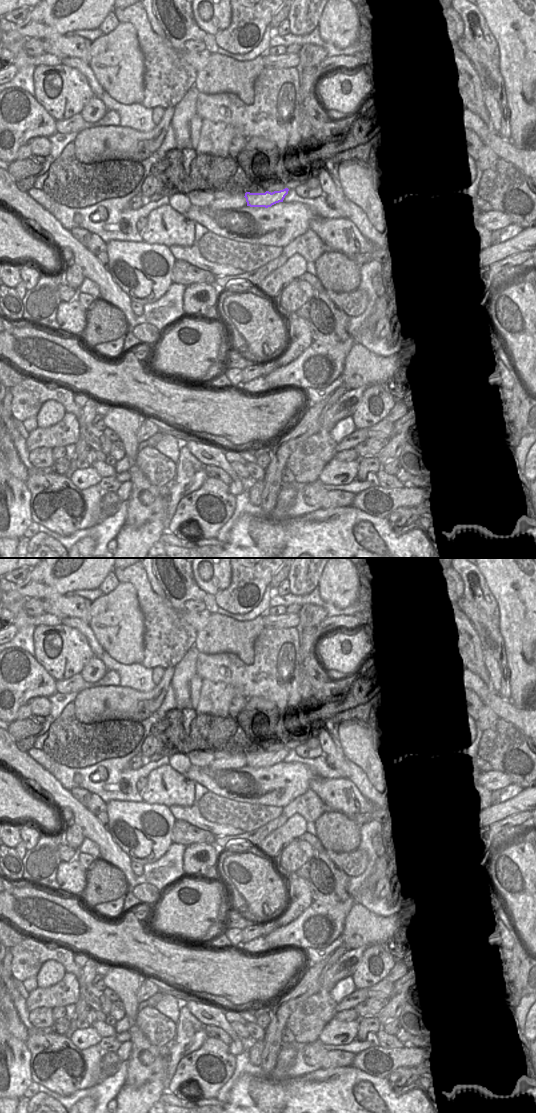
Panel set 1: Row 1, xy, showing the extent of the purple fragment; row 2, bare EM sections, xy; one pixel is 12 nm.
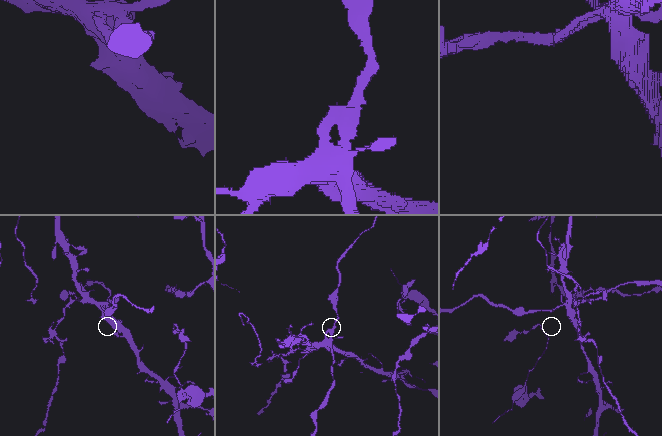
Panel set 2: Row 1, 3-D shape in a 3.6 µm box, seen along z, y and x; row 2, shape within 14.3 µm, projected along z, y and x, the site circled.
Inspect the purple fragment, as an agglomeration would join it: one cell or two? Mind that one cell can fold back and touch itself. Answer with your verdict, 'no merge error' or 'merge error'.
merge error

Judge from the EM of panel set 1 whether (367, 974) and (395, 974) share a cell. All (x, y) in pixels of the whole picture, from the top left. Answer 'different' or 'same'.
different

